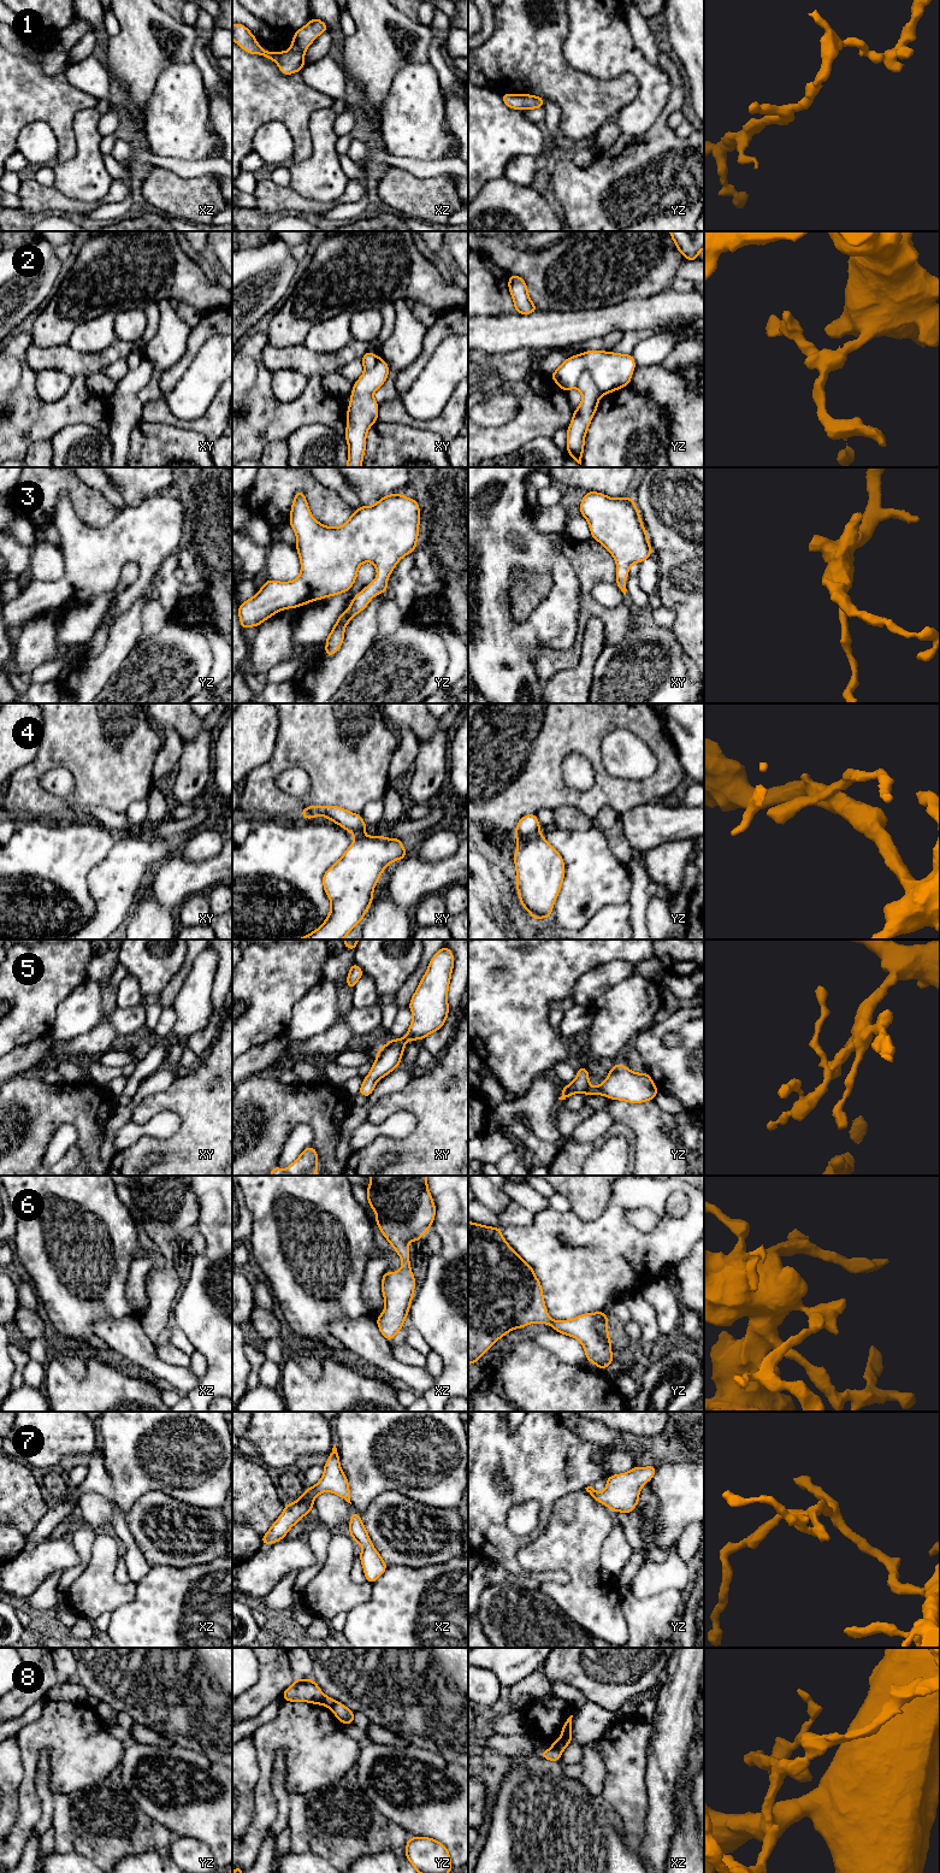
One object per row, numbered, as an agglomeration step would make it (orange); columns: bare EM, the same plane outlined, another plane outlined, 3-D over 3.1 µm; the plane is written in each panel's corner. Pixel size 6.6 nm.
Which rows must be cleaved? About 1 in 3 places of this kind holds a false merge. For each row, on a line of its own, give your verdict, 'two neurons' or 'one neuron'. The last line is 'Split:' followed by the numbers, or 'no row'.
1: one neuron
2: two neurons
3: one neuron
4: two neurons
5: one neuron
6: one neuron
7: one neuron
8: two neurons
Split: 2, 4, 8

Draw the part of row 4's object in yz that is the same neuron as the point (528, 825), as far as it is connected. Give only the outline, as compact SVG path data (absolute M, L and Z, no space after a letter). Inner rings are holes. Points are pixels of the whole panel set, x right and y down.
M536 814L524 815L516 825L515 837L518 841L524 841L539 834L540 825Z

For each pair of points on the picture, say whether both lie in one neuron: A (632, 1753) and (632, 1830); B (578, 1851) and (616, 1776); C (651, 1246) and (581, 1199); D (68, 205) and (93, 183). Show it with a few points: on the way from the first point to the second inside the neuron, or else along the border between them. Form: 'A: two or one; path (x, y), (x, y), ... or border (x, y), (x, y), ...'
A: one; path (632, 1772), (632, 1810)
B: two; border (598, 1797), (603, 1803)
C: two; border (612, 1188), (593, 1219), (574, 1214)
D: two; border (53, 187), (68, 196), (84, 201), (102, 198)

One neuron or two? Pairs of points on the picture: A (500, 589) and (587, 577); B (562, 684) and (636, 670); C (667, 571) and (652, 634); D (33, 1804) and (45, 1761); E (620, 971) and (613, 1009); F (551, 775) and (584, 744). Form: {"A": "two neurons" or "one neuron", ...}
{"A": "two neurons", "B": "two neurons", "C": "two neurons", "D": "two neurons", "E": "two neurons", "F": "one neuron"}

